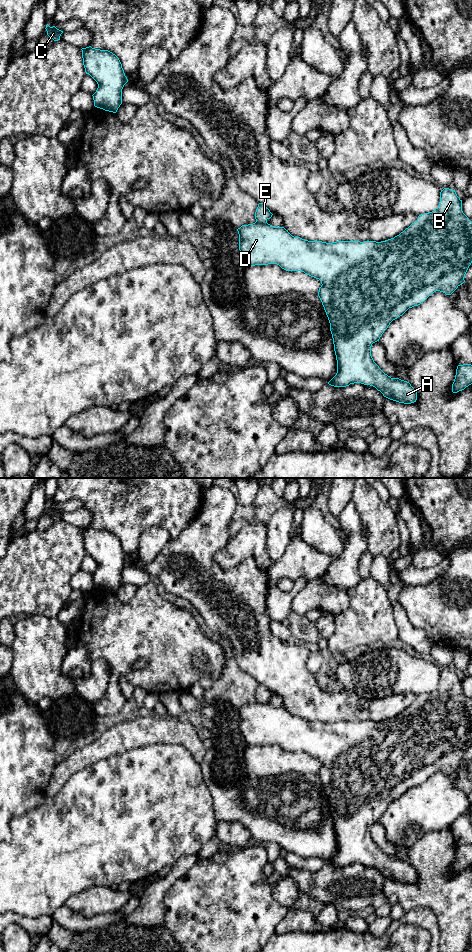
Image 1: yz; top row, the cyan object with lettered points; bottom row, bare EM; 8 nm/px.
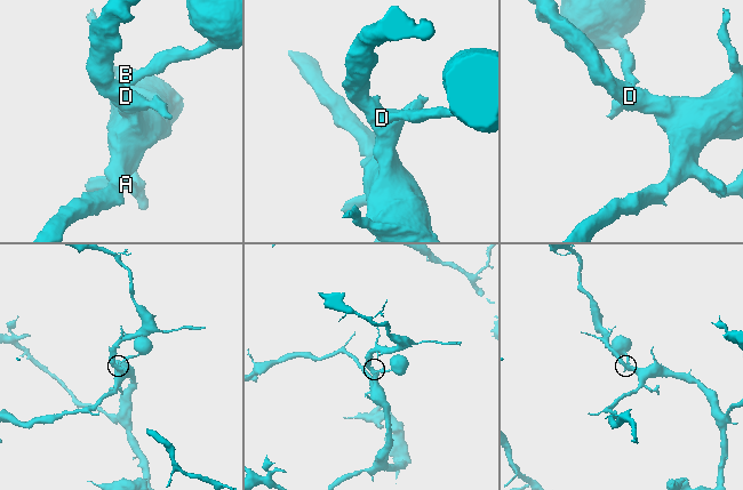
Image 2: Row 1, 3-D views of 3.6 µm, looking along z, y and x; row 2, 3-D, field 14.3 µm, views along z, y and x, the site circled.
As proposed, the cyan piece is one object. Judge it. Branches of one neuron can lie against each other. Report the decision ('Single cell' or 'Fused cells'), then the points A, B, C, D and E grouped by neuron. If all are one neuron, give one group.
Fused cells. Groups: A B C D / E

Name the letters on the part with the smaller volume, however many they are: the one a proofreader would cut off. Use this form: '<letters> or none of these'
E

